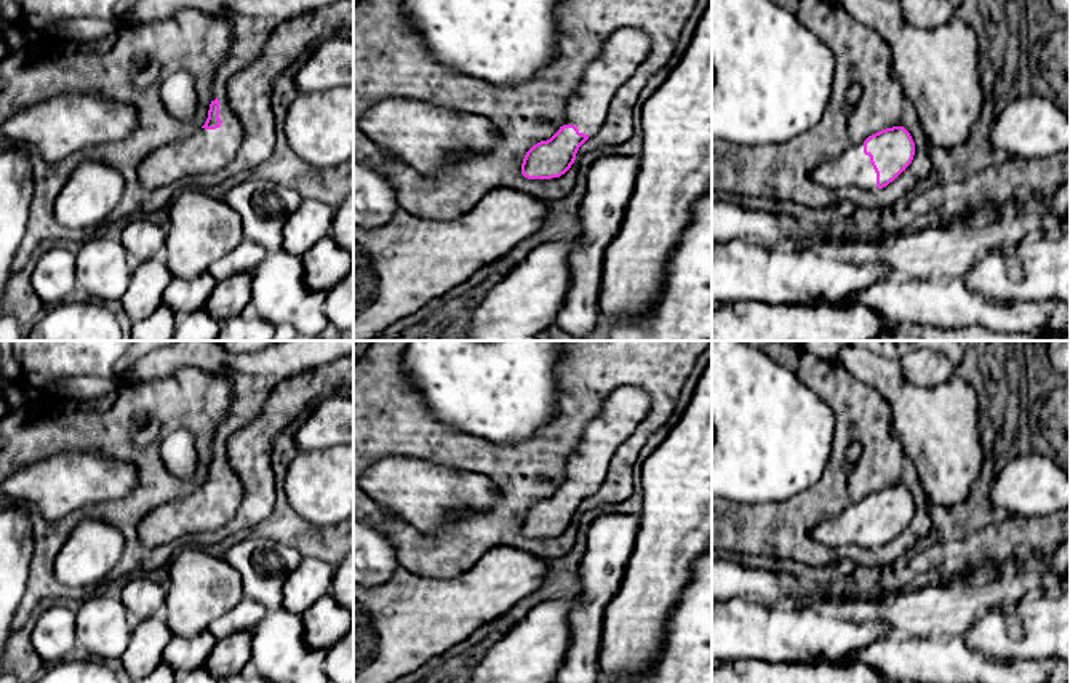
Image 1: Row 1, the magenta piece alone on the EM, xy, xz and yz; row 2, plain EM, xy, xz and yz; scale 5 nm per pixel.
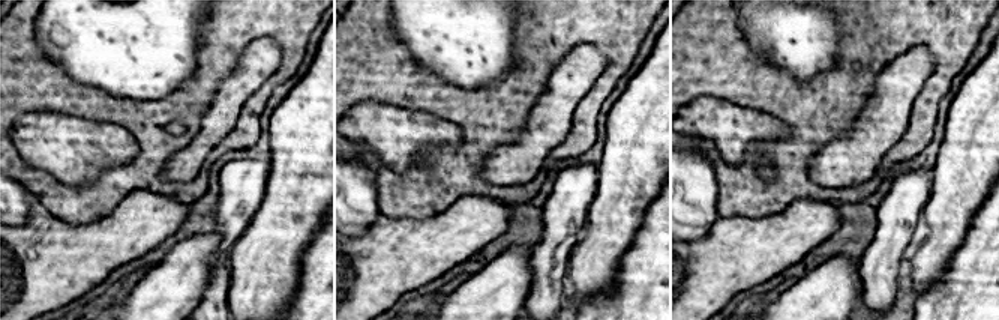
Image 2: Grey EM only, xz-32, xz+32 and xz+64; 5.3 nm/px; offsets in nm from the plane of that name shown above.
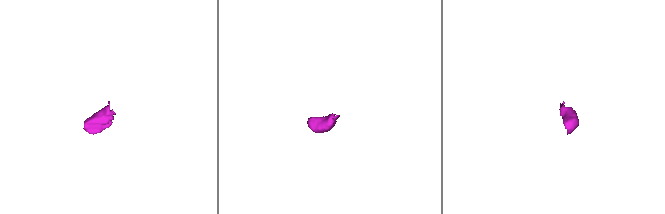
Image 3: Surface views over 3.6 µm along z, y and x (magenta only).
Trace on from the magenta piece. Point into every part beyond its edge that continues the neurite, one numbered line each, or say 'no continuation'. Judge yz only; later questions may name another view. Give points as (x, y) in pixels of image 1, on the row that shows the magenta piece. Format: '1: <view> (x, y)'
1: yz (853, 168)

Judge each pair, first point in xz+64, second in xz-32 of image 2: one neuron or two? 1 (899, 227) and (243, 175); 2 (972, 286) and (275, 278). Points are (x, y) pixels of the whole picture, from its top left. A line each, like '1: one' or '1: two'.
1: one
2: two

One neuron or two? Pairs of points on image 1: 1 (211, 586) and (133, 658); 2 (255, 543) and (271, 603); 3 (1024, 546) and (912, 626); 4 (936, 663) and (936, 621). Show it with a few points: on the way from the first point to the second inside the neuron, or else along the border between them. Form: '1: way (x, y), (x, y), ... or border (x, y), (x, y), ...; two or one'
1: way (191, 602), (151, 637); one
2: way (258, 557), (263, 562), (263, 583), (266, 589); one
3: way (1003, 576), (942, 603); one
4: border (960, 635), (898, 637); two

